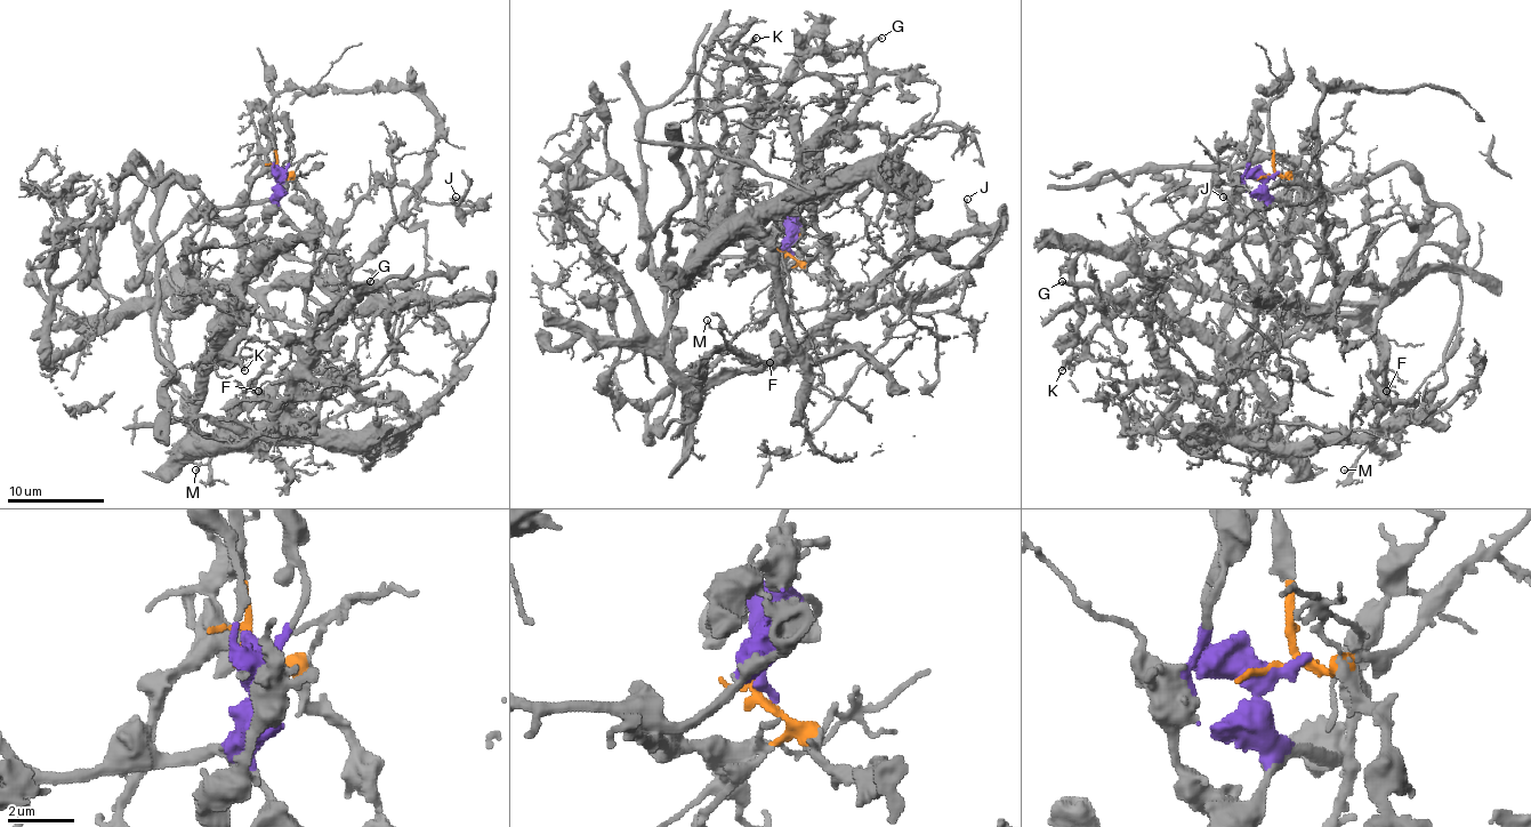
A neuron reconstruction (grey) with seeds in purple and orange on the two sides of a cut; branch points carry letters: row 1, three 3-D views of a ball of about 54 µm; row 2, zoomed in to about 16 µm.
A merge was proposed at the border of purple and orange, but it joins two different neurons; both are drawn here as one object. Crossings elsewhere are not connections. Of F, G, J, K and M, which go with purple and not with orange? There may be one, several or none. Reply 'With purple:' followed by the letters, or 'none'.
With purple: G, K

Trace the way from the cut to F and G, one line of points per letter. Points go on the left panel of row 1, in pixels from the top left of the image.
F: (278, 175), (305, 194), (315, 273), (266, 295), (298, 368), (239, 398), (258, 390)
G: (278, 175), (241, 214), (241, 282), (198, 426), (247, 434), (273, 419), (371, 280)

